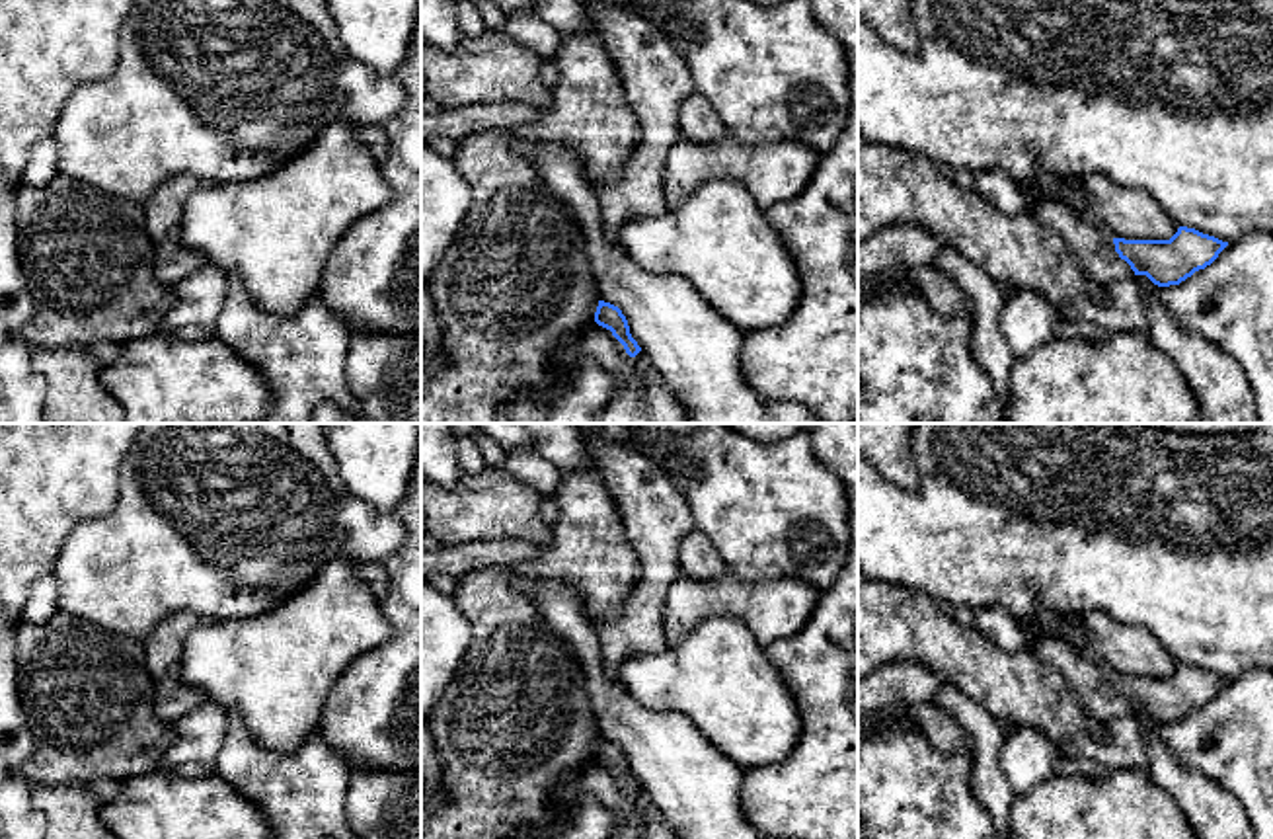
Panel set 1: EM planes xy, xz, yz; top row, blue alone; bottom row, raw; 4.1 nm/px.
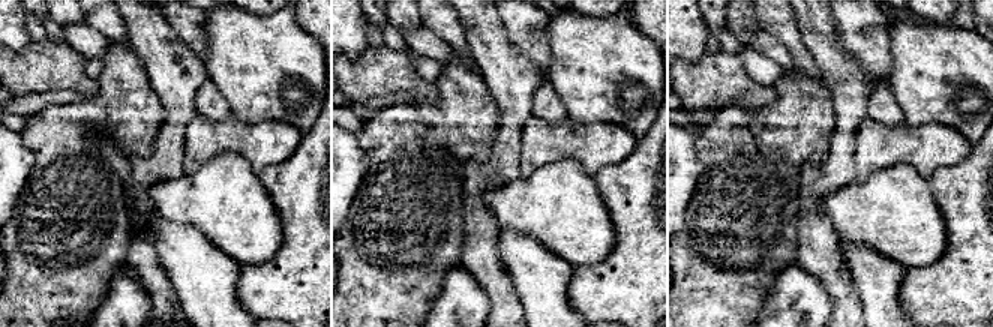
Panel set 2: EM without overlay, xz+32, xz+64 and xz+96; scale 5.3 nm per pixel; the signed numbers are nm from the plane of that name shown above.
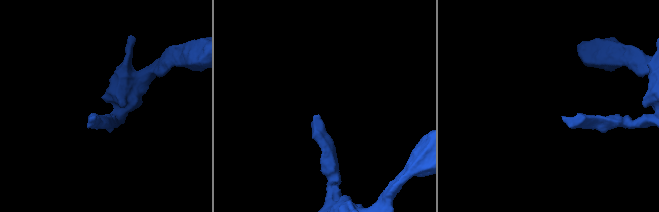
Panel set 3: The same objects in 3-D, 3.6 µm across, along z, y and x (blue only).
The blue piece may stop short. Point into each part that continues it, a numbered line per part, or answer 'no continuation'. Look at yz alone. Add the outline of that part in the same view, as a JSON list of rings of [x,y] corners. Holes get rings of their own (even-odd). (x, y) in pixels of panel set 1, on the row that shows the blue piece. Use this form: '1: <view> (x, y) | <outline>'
1: yz (1092, 246) | [[[1047,199],[1031,215],[1066,244],[1078,267],[1099,285],[1137,277],[1115,252],[1113,236],[1096,224],[1084,222],[1068,205]]]

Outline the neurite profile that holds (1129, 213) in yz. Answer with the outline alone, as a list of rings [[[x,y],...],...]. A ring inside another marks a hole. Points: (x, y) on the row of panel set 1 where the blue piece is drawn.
[[[1103,174],[1072,178],[1090,205],[1078,213],[1084,222],[1125,240],[1170,240],[1179,224],[1142,189],[1123,187]]]

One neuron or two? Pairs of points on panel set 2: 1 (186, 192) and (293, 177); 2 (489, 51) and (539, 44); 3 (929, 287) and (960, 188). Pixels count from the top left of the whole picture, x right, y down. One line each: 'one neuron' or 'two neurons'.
1: two neurons
2: two neurons
3: one neuron

